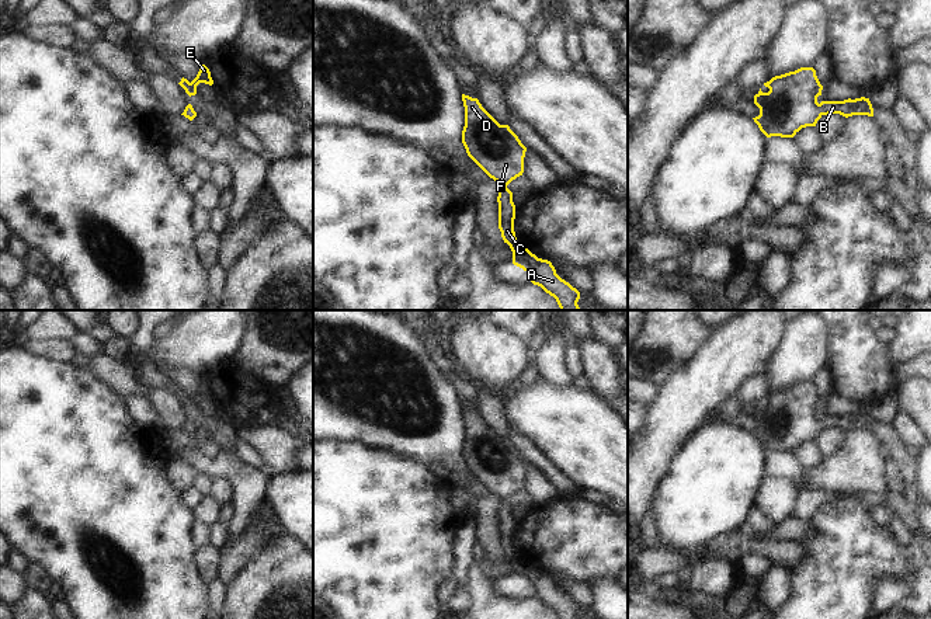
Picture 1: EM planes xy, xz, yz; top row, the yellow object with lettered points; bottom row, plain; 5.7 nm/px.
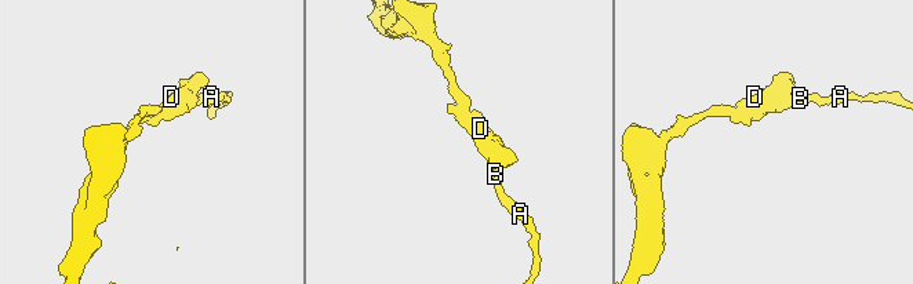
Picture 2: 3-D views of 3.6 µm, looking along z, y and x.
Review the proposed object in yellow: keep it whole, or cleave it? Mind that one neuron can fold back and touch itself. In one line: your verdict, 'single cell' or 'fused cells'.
single cell

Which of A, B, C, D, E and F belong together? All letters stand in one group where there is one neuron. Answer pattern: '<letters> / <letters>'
A B C D E F

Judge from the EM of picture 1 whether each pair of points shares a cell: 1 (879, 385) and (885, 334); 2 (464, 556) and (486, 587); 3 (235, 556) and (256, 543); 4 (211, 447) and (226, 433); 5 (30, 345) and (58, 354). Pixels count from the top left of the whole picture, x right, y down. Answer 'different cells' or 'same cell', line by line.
1: different cells
2: different cells
3: same cell
4: different cells
5: same cell

